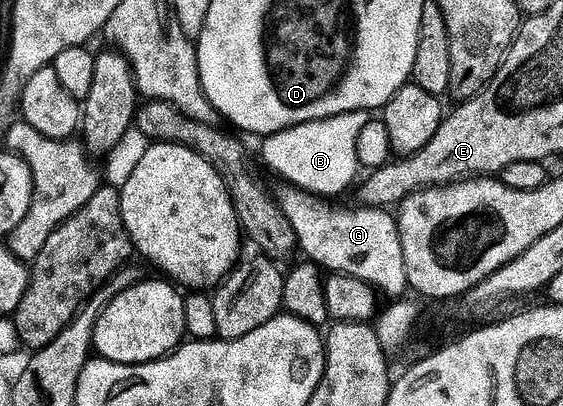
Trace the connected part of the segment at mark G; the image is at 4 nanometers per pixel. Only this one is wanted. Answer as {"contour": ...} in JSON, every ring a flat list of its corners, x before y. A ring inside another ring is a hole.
{"contour":[[293,186,283,187,283,192,276,196,276,201,283,215,286,216,288,222,292,224,292,230,295,231,295,238,297,240,297,247,302,250,303,254,306,256,305,259,309,263,317,264,319,268,325,270,330,274,337,274,339,276,351,276,352,278,360,278,364,282,368,282,372,285,375,290,379,293,394,296,390,298,402,298,407,295,408,285,406,282,406,263,404,262,404,246,400,242,400,230,398,229,398,222,393,211,387,210,385,208,367,208,365,206,357,206,358,208,333,208,333,203,327,202,323,197,316,196,312,192,305,192,302,188,296,188]]}

